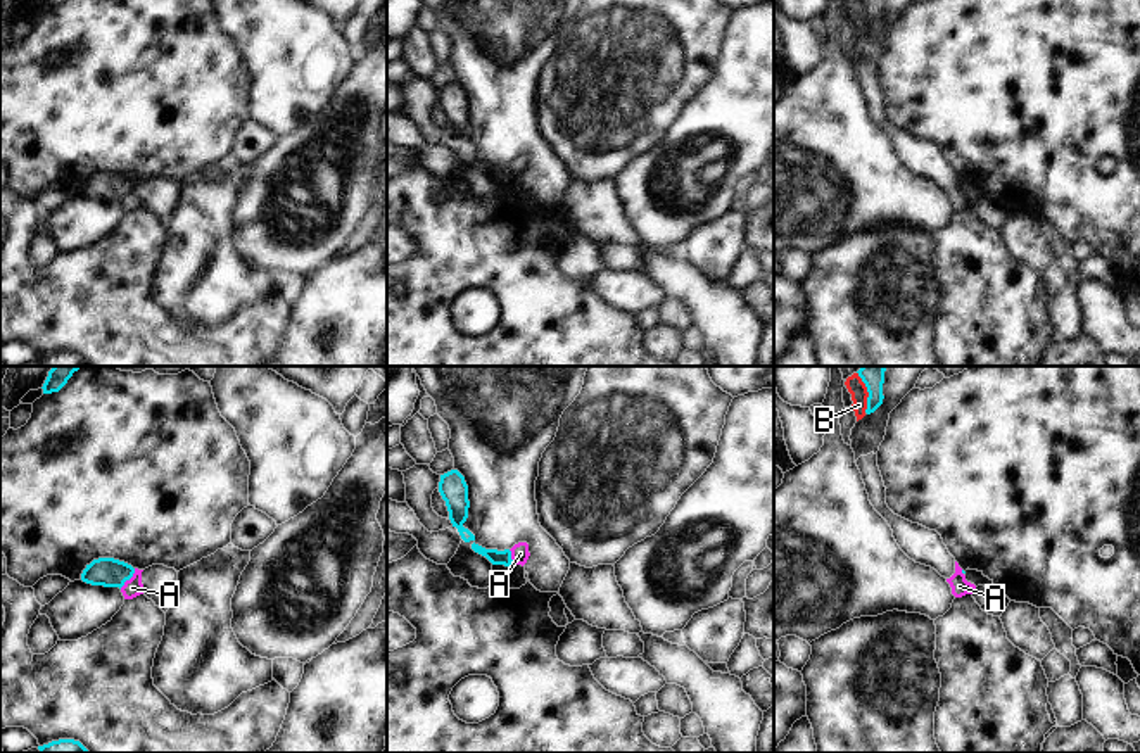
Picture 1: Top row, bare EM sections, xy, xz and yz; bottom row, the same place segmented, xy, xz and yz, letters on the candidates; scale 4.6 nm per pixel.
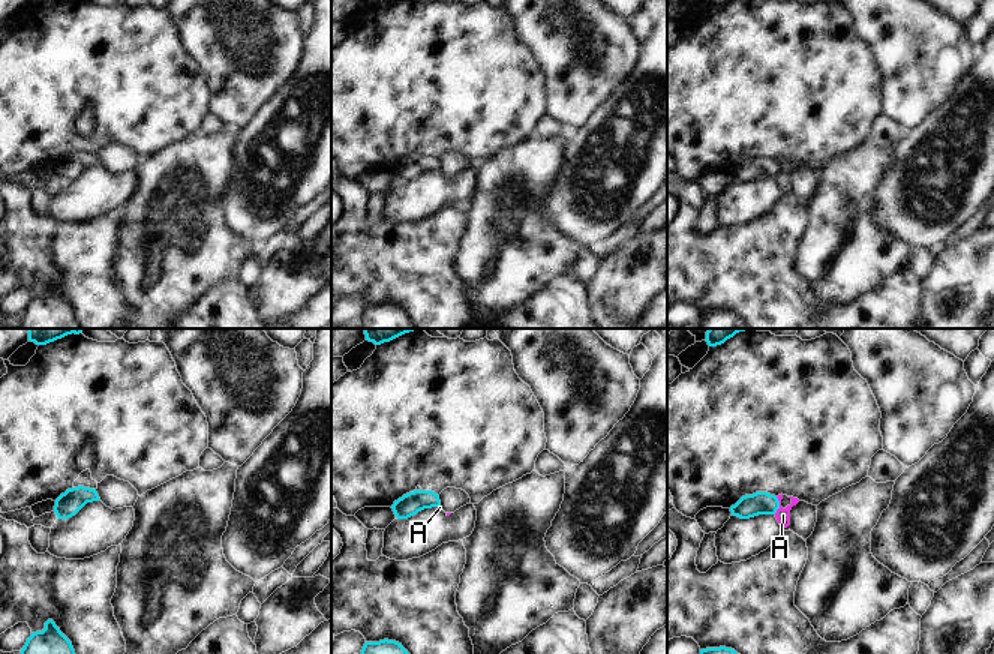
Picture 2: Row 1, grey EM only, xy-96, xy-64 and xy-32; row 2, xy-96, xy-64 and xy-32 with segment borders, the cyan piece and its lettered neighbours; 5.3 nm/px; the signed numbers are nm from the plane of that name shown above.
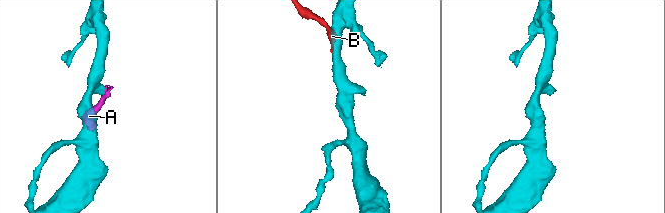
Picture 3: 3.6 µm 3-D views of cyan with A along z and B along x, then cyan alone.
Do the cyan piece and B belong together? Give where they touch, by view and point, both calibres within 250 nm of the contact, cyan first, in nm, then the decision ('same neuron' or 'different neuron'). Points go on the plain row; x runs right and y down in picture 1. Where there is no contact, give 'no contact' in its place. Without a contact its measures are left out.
yz (867, 12) | 70/80 nm | different neuron

